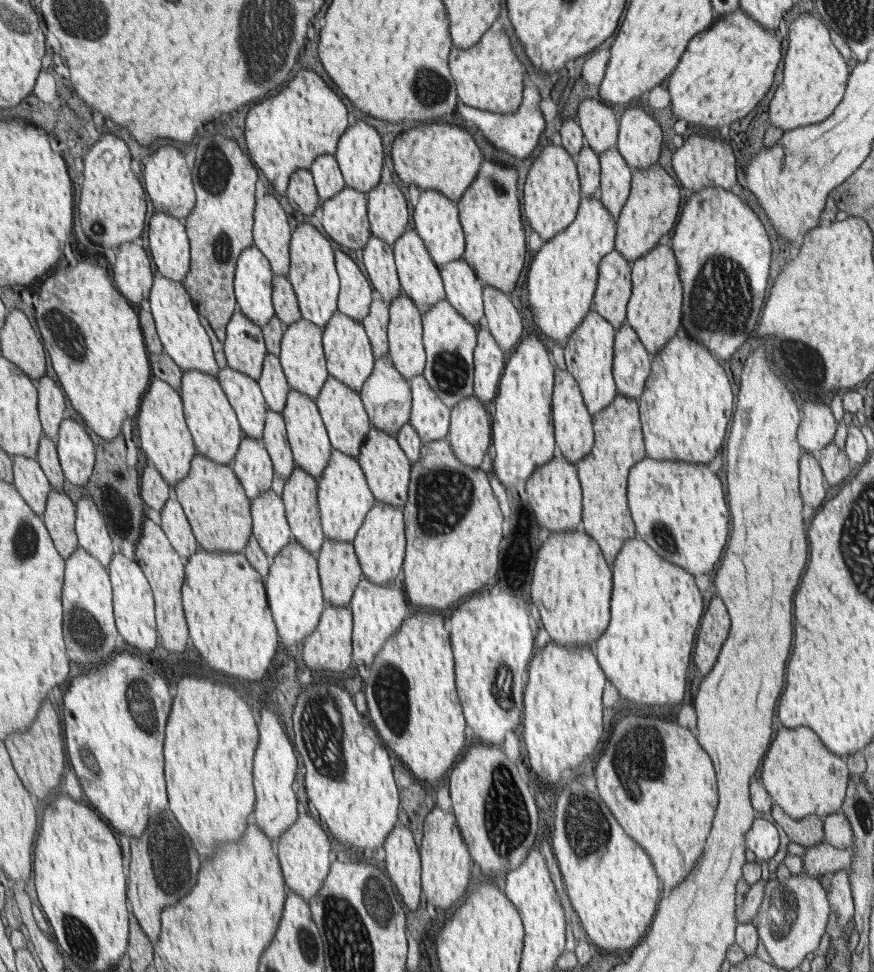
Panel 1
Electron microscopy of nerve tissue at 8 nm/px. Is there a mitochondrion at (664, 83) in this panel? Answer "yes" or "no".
no

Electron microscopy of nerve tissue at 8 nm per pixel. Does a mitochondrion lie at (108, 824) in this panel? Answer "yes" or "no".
no

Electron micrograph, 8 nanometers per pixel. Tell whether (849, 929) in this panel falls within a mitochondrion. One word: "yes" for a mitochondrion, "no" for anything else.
no

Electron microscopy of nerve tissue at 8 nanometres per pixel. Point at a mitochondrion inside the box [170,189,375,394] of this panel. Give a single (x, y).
(222, 245)

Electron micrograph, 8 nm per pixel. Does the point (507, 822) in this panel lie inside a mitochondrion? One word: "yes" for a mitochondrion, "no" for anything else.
yes

